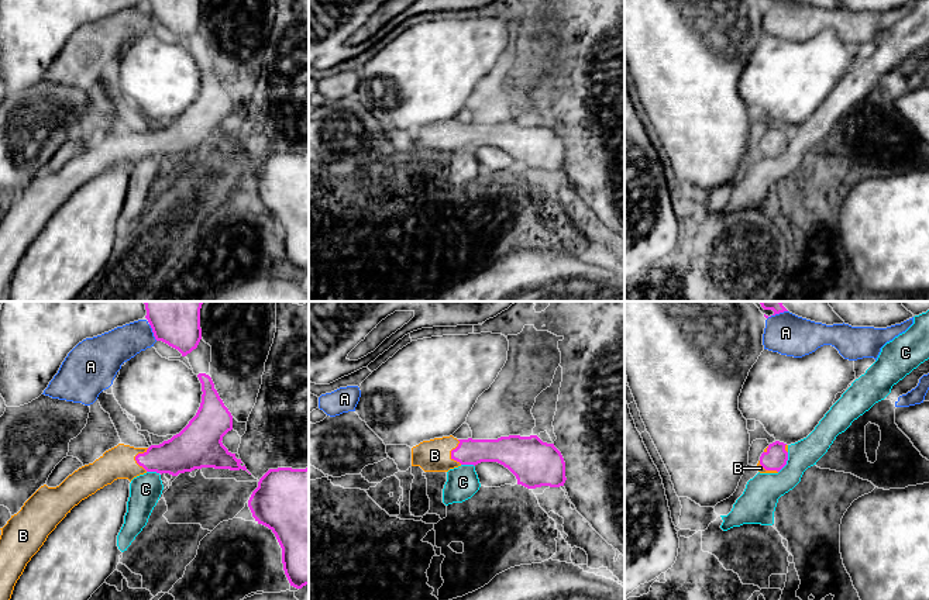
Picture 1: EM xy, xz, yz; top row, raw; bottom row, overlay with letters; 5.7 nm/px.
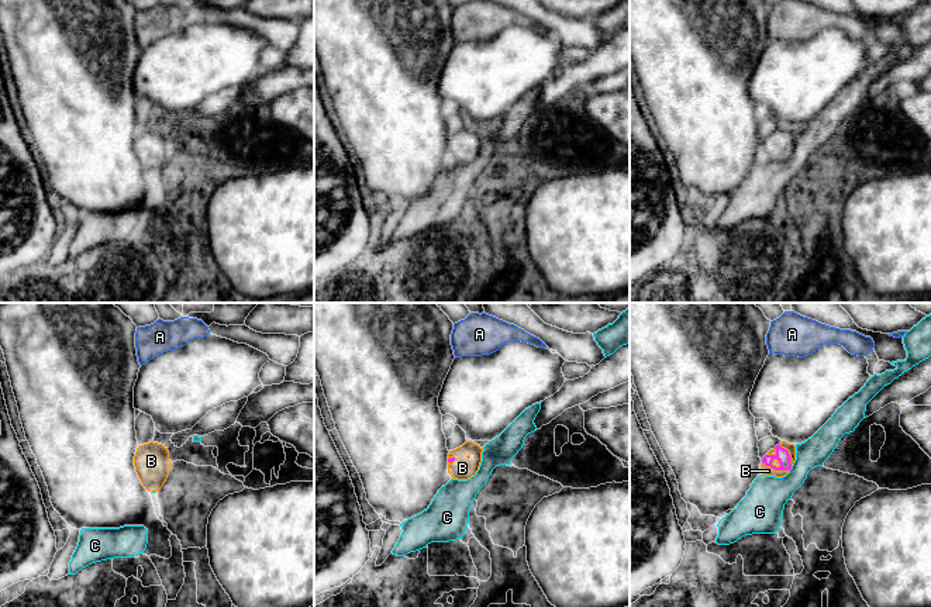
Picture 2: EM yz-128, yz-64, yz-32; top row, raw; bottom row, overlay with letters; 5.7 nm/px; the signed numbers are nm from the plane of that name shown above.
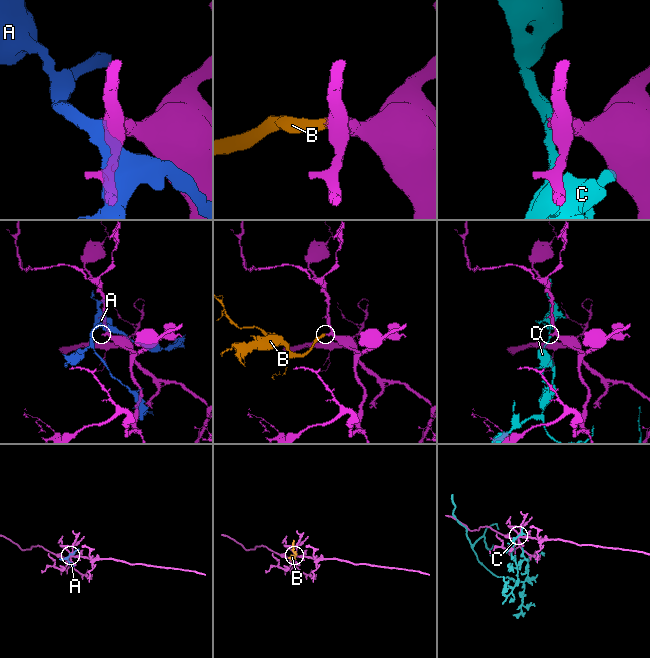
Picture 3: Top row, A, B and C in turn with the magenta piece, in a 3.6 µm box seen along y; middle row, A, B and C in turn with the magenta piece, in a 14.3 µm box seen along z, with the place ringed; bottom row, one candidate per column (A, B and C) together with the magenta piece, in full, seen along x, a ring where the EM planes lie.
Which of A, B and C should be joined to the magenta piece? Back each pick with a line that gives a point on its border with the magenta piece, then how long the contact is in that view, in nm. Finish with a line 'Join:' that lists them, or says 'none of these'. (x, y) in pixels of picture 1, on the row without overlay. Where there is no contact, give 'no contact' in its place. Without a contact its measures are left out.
B: xy (136, 142) | 140 nm
Join: B

